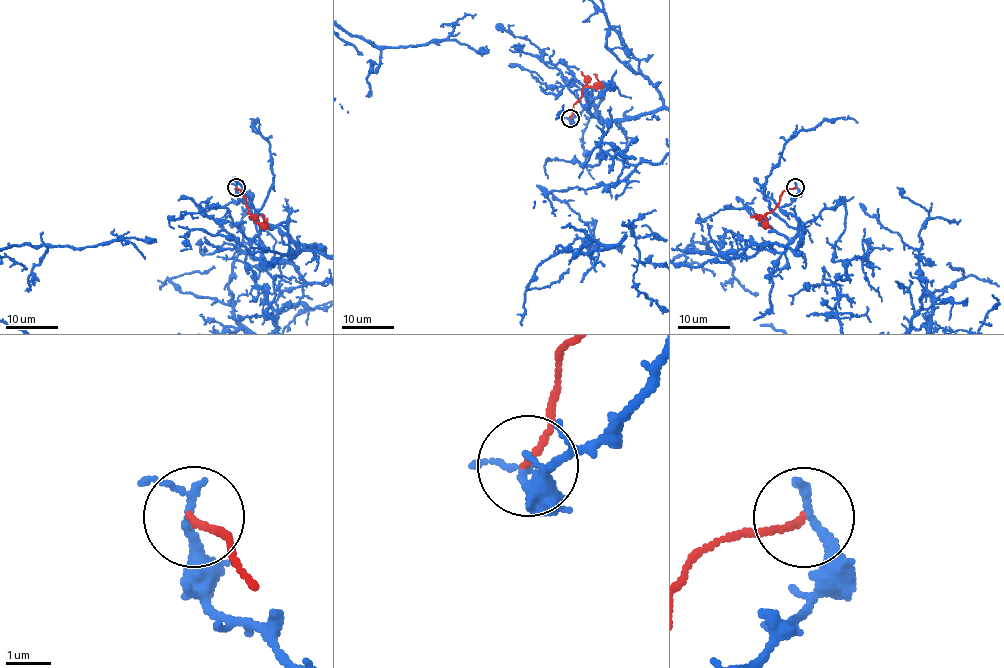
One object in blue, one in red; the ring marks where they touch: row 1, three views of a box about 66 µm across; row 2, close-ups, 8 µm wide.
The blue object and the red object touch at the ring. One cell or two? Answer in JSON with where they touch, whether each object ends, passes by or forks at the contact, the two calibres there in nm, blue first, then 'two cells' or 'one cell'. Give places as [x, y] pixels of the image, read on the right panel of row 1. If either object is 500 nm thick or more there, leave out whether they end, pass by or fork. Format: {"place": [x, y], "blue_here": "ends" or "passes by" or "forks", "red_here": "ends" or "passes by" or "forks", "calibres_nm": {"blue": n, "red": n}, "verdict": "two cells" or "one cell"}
{"place": [795, 187], "blue_here": "passes by", "red_here": "ends", "calibres_nm": {"blue": 180, "red": 130}, "verdict": "two cells"}

